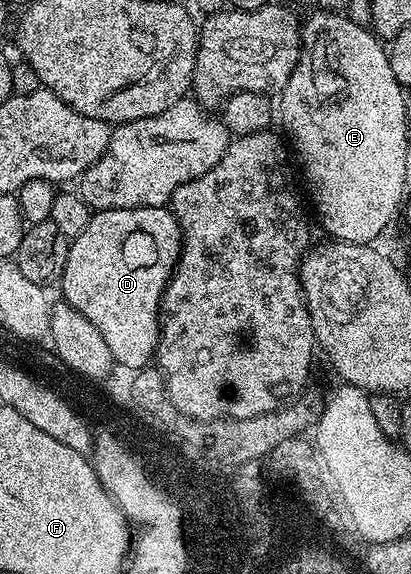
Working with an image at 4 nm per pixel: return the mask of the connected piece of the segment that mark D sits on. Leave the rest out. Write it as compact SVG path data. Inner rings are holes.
M165 207L138 209L103 209L94 212L87 227L69 243L67 263L59 288L64 304L75 307L103 335L114 362L143 369L154 360L157 338L161 336L161 297L169 286L169 278L181 258L181 228Z

